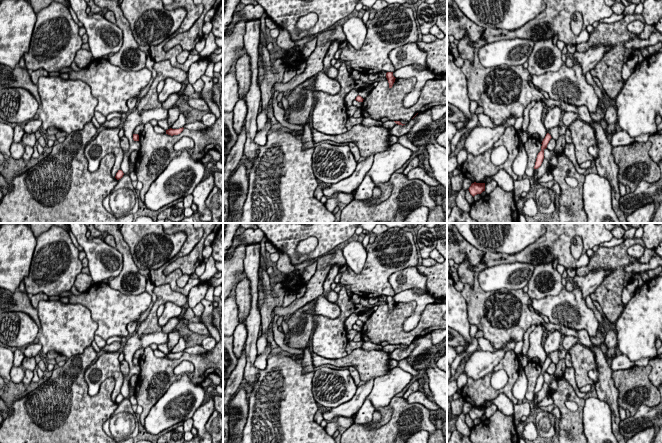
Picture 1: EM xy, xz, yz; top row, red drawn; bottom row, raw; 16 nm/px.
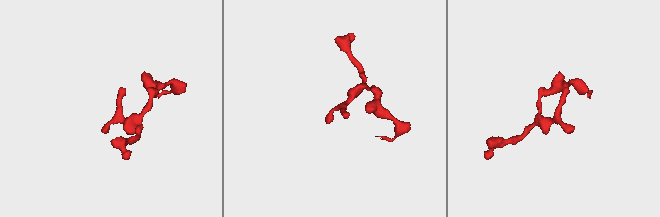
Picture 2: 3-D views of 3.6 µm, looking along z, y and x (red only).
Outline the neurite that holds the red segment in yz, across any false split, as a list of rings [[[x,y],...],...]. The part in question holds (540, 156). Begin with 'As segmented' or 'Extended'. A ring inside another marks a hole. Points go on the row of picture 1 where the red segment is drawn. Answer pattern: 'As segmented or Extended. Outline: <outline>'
As segmented. Outline: [[[547,133],[545,138],[543,139],[543,141],[541,143],[542,144],[541,151],[537,155],[534,169],[538,169],[541,166],[543,159],[544,159],[544,150],[547,148],[547,145],[551,138],[552,138],[551,135],[549,133]]]

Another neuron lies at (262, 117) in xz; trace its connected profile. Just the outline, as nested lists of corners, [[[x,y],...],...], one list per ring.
[[[267,109],[262,110],[257,116],[257,127],[258,131],[262,130],[265,127],[267,122]]]

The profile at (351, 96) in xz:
[[[352,89],[345,97],[345,106],[349,107],[352,106],[353,101],[356,99],[358,96],[359,91]]]

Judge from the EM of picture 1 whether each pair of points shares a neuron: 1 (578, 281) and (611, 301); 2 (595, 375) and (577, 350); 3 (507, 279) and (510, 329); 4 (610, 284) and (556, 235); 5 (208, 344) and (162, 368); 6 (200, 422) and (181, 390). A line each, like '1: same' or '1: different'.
1: different
2: different
3: different
4: different
5: different
6: different

